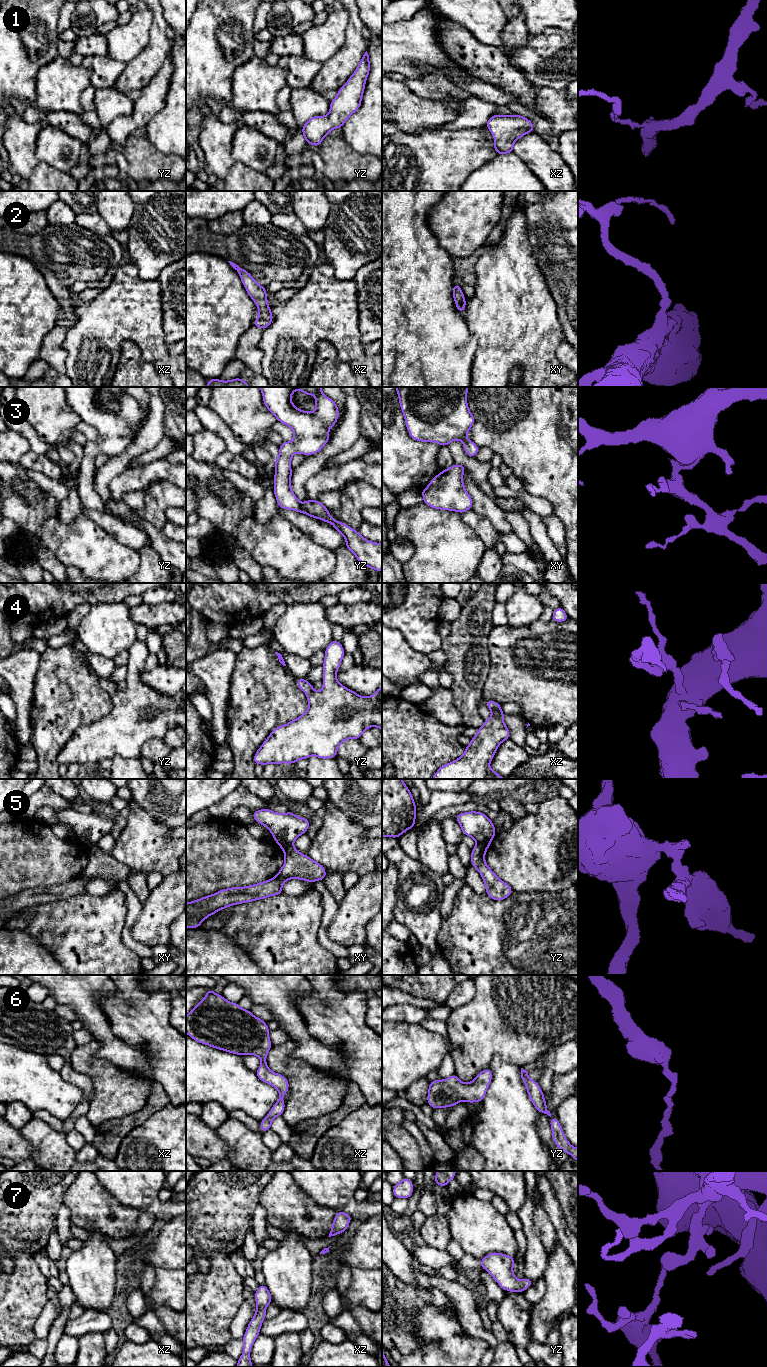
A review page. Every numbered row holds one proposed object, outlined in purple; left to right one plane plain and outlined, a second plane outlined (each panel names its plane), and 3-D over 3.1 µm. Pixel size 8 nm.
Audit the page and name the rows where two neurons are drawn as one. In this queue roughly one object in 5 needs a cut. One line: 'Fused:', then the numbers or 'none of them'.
Fused: 5

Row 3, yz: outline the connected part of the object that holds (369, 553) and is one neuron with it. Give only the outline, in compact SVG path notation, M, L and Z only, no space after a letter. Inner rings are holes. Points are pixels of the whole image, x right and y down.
M259 387L263 402L266 408L276 417L277 421L289 426L294 432L294 439L290 442L283 441L279 446L279 455L275 460L274 474L274 494L280 509L289 509L301 512L310 517L321 519L325 523L332 523L333 528L341 533L346 540L346 548L352 551L358 562L374 569L378 572L382 571L382 543L371 542L365 539L357 530L354 530L345 523L334 519L328 509L319 500L308 499L303 504L299 502L297 496L291 489L291 460L292 456L297 452L303 455L317 454L330 440L329 429L333 427L339 417L339 409L331 398L325 396L321 390L322 387ZM295 389L310 396L315 395L316 409L313 412L307 412L298 409L290 400Z

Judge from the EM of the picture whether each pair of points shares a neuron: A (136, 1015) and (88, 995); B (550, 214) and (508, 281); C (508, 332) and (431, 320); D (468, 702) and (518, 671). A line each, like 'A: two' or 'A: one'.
A: two
B: two
C: two
D: two

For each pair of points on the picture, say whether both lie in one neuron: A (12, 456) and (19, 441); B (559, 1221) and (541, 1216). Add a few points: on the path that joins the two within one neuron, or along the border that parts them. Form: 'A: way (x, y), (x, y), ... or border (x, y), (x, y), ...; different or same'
A: way (12, 452), (12, 448), (15, 445); same
B: border (541, 1196), (542, 1207), (554, 1228), (558, 1240); different

